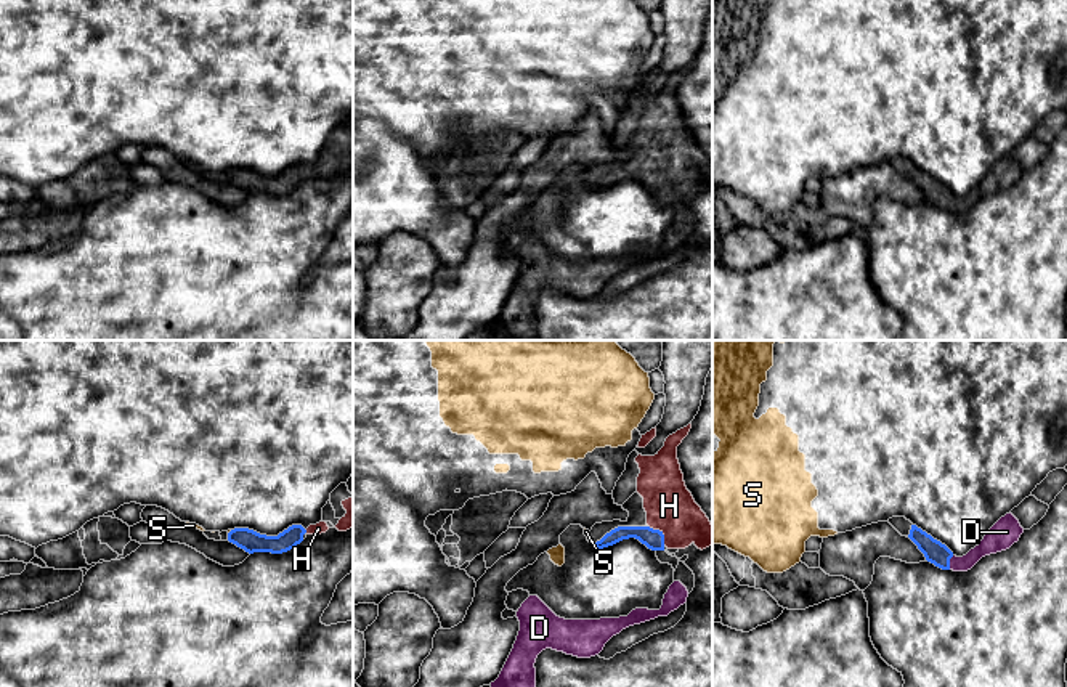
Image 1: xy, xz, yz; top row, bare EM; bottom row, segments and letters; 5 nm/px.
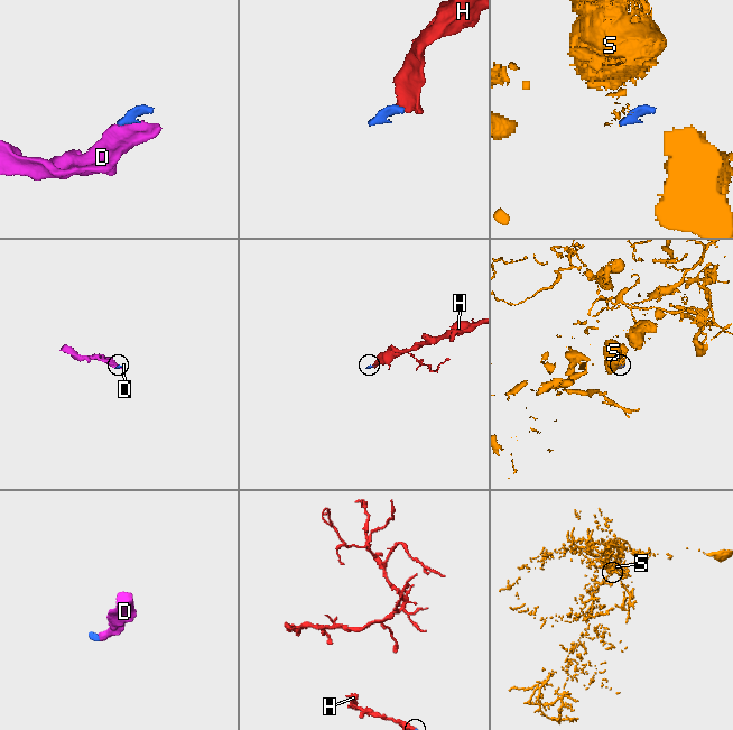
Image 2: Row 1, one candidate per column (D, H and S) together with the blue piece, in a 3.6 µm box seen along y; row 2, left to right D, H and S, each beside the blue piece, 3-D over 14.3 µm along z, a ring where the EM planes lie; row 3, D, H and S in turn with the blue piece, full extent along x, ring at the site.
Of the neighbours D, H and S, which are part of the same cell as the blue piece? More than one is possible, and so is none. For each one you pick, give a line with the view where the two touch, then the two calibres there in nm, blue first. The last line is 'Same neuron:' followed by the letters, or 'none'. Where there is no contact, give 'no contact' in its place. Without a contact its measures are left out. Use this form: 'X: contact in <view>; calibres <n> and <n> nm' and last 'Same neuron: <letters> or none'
D: contact in yz; calibres 120 and 110 nm
H: contact in xz; calibres 100 and 240 nm
Same neuron: D, H

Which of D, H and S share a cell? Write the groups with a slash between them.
D H / S

